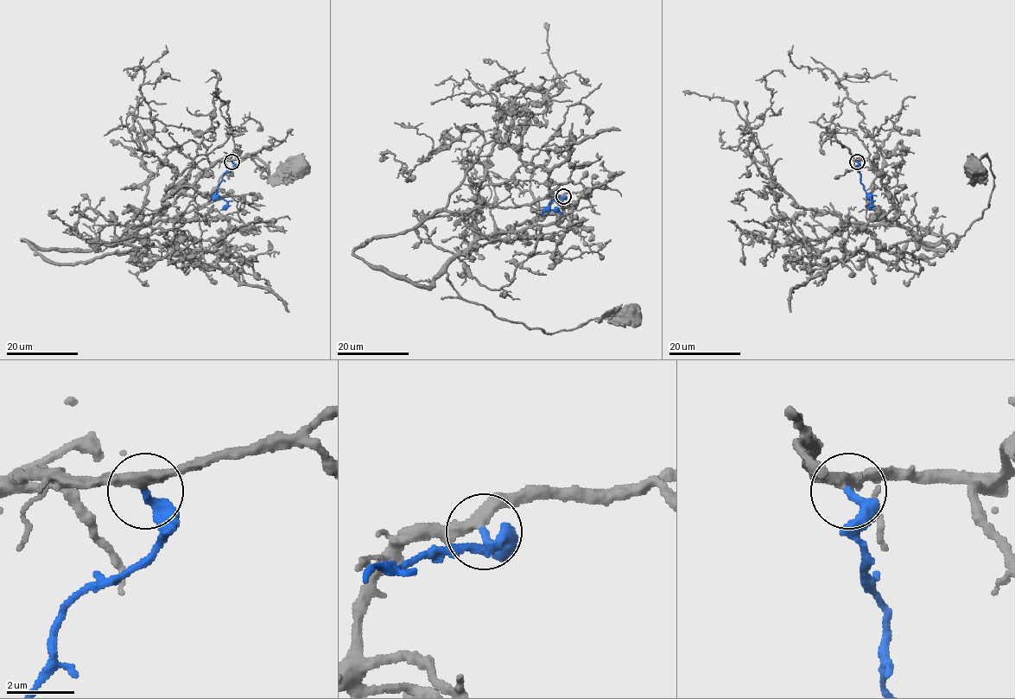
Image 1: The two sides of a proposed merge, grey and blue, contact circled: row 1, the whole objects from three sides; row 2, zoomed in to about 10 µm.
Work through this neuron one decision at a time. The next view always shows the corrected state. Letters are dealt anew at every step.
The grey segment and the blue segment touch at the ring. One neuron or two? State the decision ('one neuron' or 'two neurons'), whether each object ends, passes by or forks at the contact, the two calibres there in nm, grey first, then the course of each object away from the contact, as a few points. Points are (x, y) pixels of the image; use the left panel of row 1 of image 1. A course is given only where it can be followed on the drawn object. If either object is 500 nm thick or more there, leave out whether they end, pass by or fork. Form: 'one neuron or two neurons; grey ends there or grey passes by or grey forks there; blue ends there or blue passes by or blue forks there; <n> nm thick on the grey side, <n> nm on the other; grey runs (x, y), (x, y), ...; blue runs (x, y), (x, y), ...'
one neuron; grey passes by; blue ends there; 320 nm thick on the grey side, 320 nm on the other; grey runs (231, 162), (215, 162), (115, 245), (202, 206), (248, 156), (270, 175), (300, 167); blue runs (231, 162), (233, 167), (223, 174), (217, 193), (227, 203), (220, 209)

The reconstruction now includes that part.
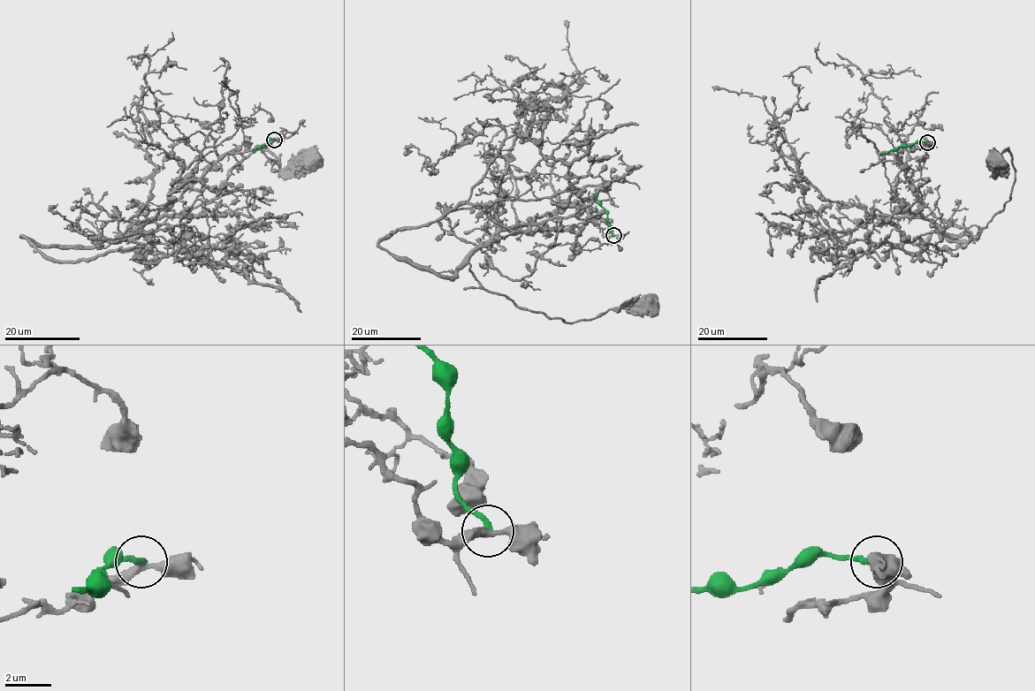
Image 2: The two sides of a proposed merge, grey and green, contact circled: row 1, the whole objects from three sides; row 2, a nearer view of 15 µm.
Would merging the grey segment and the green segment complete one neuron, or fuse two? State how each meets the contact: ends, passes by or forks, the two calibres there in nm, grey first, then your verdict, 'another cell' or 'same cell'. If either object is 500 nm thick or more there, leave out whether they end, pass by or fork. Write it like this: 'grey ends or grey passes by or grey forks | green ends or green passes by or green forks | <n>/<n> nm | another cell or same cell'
grey passes by | green ends | 320/280 nm | another cell

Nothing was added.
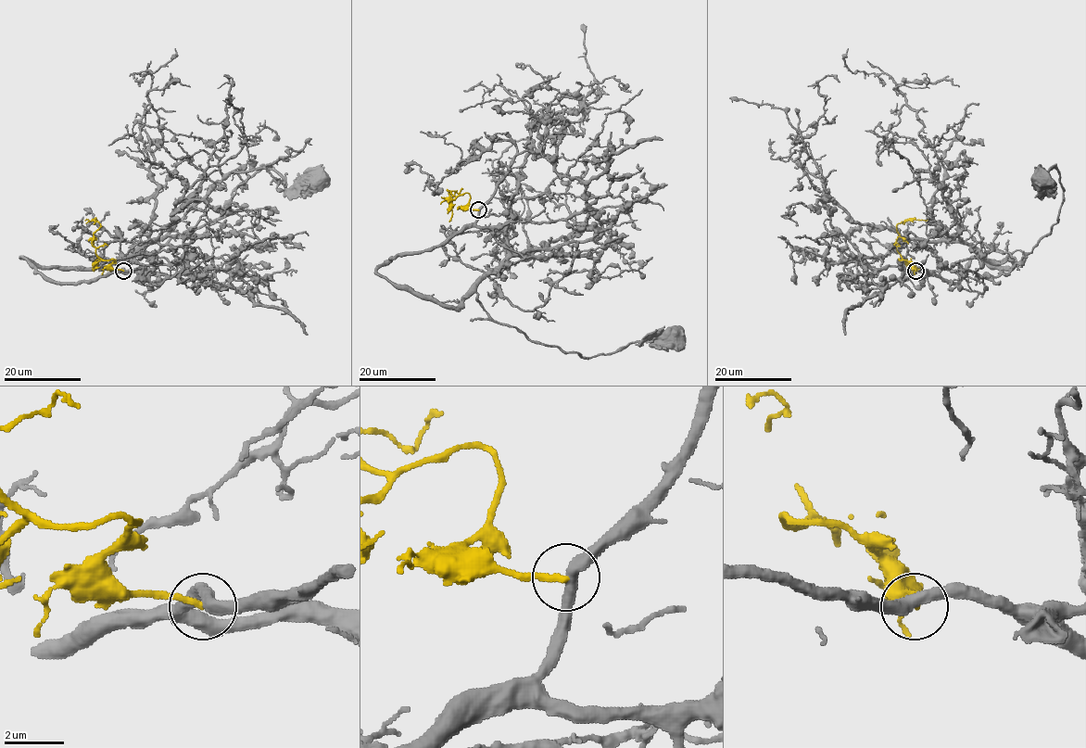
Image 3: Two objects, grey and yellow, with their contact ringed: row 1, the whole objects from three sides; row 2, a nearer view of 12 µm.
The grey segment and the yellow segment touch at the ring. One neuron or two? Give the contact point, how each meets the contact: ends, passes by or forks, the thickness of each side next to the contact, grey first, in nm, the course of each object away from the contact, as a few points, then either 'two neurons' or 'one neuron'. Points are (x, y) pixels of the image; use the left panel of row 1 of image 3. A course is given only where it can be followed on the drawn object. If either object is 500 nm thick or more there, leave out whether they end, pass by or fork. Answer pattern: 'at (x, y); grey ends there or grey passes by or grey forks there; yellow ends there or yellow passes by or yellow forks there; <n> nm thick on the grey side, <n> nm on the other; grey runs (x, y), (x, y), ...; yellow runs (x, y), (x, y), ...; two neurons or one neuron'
at (123, 271); grey passes by; yellow ends there; 400 nm thick on the grey side, 240 nm on the other; grey runs (123, 271), (55, 282), (21, 256), (121, 263), (216, 221), (263, 168), (287, 188), (319, 179); yellow runs (123, 271), (111, 266), (115, 260), (101, 259), (95, 253), (92, 244), (94, 234), (100, 225), (94, 219); two neurons

